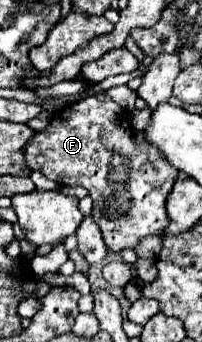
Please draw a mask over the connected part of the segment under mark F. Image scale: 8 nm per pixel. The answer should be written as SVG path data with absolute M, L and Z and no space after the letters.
M108 94L88 96L56 112L46 130L36 132L26 146L30 170L38 170L62 186L84 186L92 200L92 218L102 230L110 250L136 248L142 238L166 230L166 198L176 180L176 170L156 146L134 144L130 114Z

